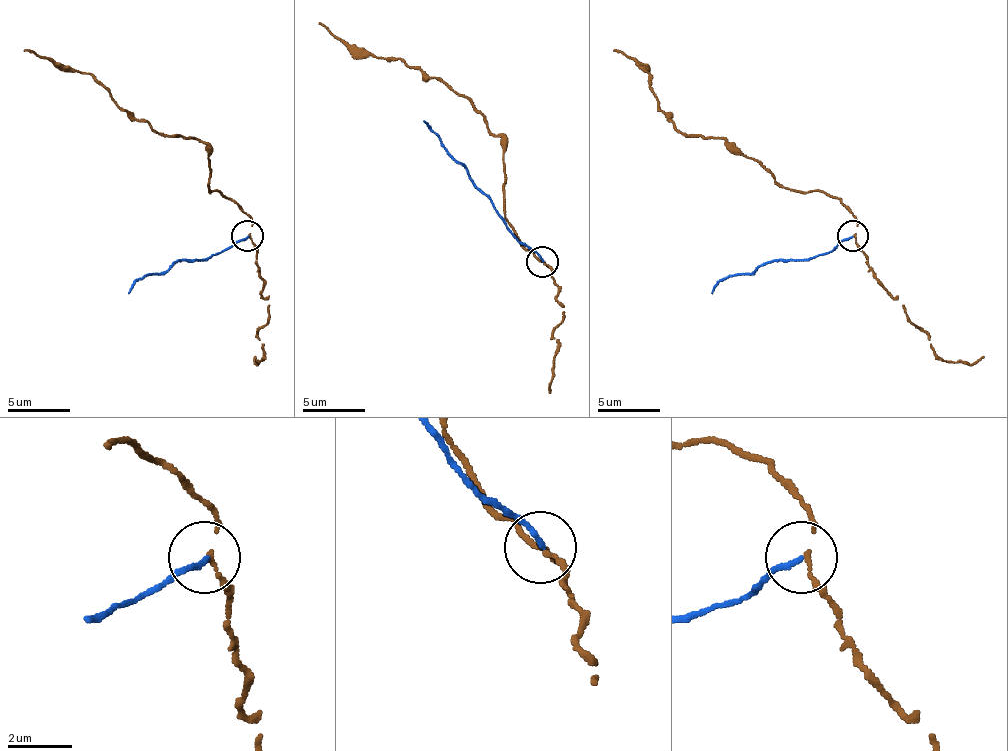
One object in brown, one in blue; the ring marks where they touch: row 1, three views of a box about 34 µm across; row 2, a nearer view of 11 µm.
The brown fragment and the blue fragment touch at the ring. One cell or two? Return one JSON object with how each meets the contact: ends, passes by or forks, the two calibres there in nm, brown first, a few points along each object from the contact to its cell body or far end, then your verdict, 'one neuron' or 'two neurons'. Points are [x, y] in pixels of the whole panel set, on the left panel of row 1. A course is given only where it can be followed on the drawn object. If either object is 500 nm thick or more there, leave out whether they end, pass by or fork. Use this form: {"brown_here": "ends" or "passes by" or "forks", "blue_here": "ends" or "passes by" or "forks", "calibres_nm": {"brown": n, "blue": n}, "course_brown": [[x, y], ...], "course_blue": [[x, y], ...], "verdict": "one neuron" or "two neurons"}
{"brown_here": "passes by", "blue_here": "ends", "calibres_nm": {"brown": 100, "blue": 140}, "course_brown": [[248, 235], [251, 219], [210, 191], [207, 147], [132, 119], [88, 72], [57, 69], [23, 50]], "course_blue": [[248, 235], [220, 254], [179, 260], [163, 272], [145, 275], [129, 294]], "verdict": "two neurons"}

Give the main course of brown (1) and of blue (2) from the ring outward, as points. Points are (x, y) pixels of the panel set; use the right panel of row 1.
1: (855, 235), (858, 219), (823, 191), (789, 191), (720, 138), (686, 135), (661, 110), (649, 72), (614, 50)
2: (852, 235), (827, 254), (770, 260), (752, 272), (727, 275), (711, 294)

